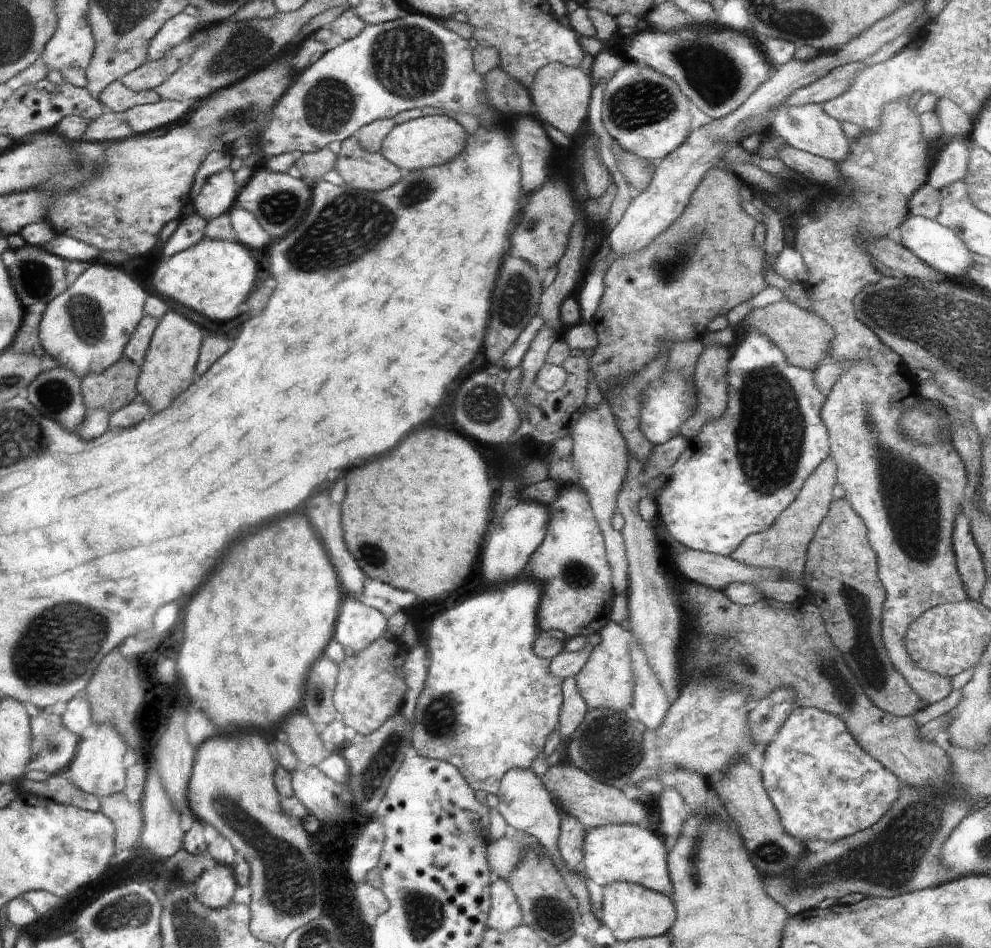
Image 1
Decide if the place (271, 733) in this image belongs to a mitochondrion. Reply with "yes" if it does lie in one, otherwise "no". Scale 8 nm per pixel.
no

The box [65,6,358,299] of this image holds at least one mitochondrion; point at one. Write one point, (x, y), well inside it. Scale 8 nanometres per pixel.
(244, 44)

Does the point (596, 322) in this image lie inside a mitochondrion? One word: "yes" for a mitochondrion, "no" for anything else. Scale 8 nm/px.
no

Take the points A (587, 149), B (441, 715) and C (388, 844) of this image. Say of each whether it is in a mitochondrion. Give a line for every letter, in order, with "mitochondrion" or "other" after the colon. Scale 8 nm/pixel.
A: other
B: mitochondrion
C: other

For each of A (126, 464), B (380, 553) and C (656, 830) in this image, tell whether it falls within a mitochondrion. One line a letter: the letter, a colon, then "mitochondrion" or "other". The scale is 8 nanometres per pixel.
A: other
B: mitochondrion
C: other

